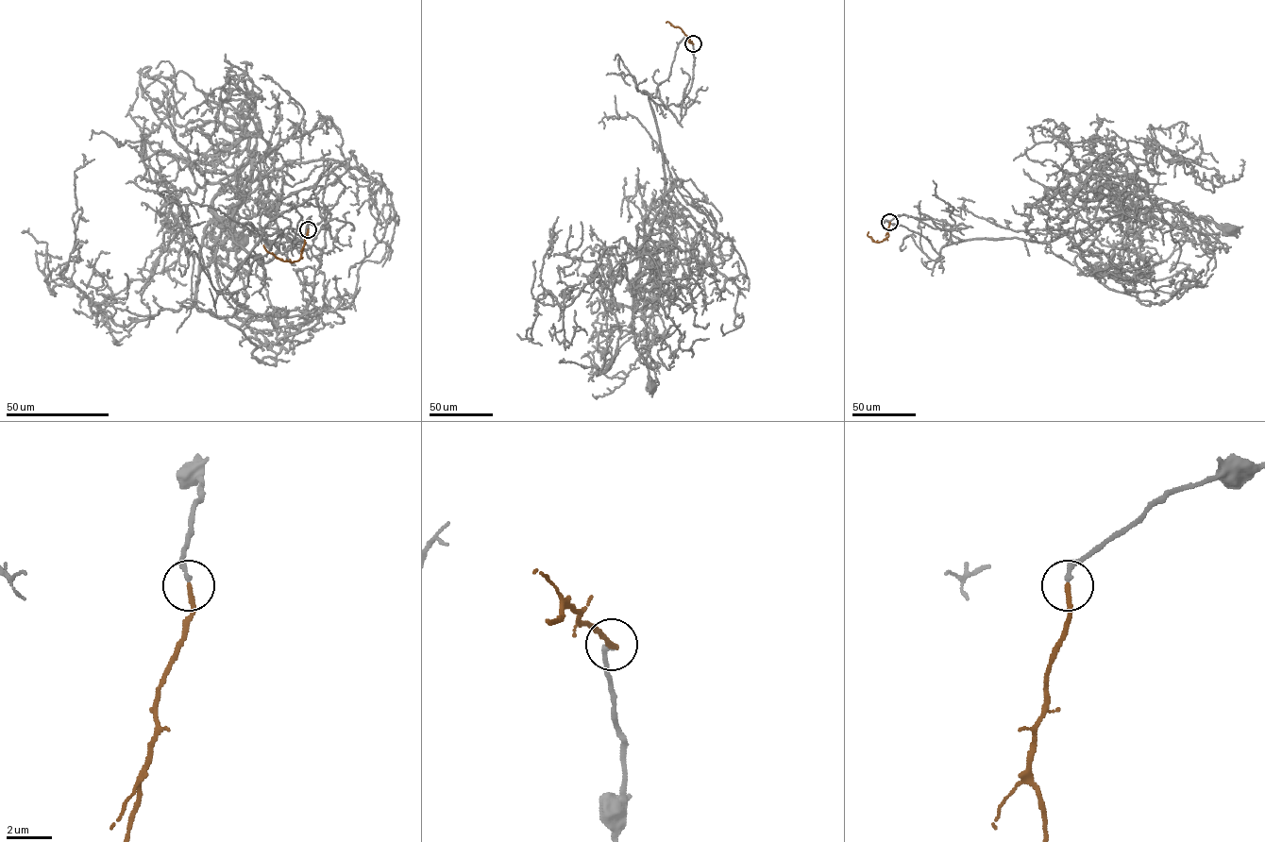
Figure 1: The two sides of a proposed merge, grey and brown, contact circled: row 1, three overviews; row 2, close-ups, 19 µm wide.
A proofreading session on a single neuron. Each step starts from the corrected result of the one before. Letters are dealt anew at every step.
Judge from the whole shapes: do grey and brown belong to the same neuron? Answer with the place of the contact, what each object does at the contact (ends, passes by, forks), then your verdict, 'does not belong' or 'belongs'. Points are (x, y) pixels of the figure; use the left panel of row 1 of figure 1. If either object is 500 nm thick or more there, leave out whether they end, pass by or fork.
(308, 229) | grey ends | brown ends | belongs

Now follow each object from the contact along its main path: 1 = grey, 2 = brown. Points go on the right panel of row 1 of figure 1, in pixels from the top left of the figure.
1: (889, 222), (906, 215), (942, 230), (969, 227), (953, 225), (944, 246), (1049, 243), (1148, 208), (1231, 229)
2: (889, 222), (888, 236), (882, 241), (873, 242), (868, 236), (868, 231)

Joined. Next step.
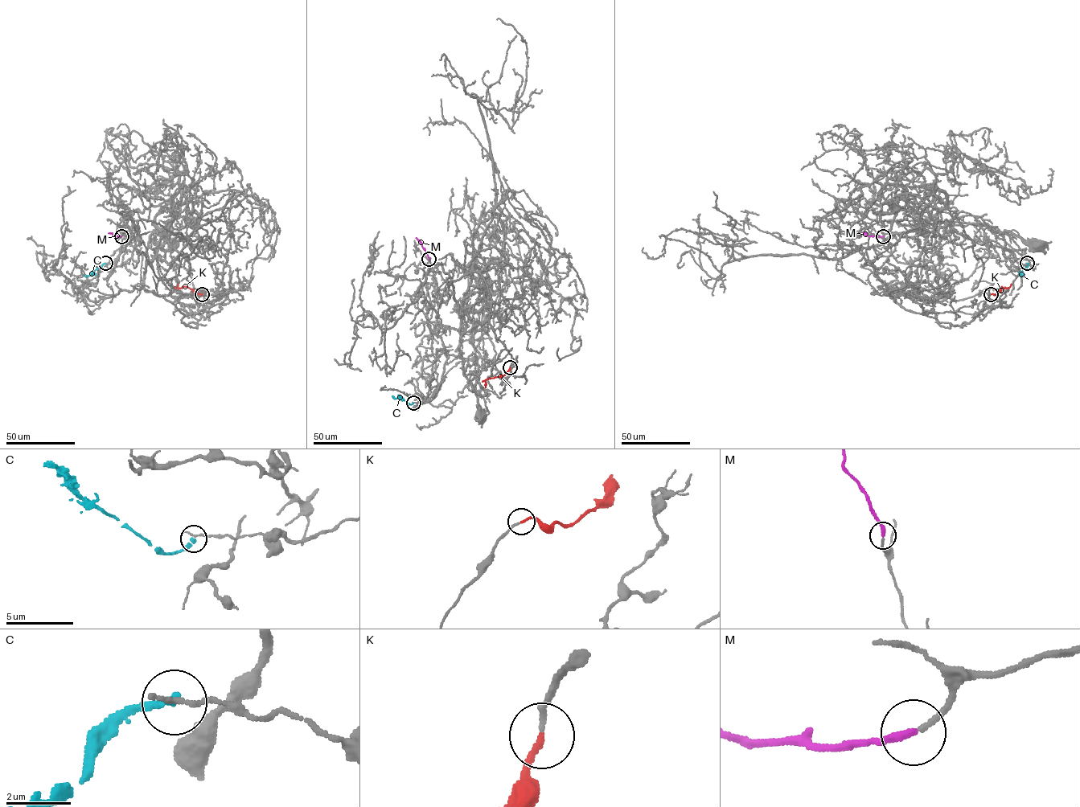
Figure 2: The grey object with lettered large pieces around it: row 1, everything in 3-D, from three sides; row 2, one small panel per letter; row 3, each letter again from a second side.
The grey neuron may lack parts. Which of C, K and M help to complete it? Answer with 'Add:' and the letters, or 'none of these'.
Add: K, M

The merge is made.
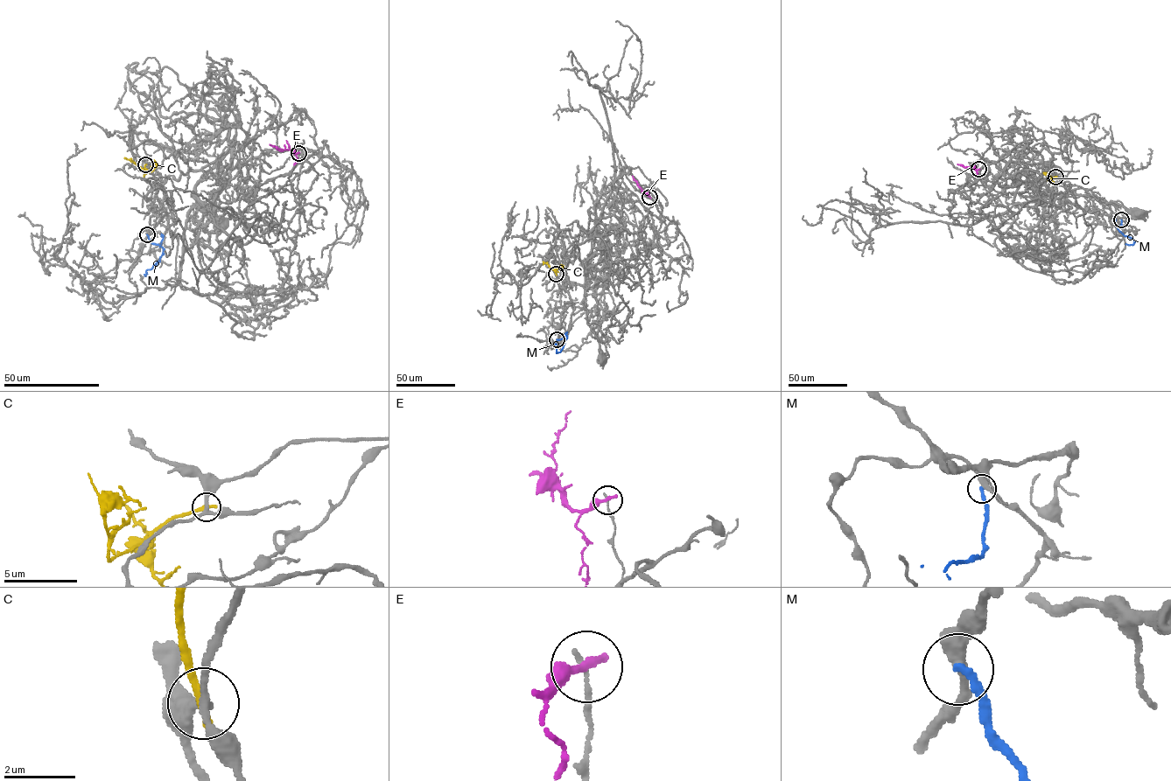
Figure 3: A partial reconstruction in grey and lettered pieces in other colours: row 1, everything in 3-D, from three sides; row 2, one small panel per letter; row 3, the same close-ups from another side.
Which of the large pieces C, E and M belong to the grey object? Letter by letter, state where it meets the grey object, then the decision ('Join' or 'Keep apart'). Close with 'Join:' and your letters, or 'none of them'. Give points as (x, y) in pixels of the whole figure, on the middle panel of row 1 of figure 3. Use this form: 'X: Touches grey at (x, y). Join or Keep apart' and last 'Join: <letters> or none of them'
C: Touches grey at (556, 274). Keep apart
E: Touches grey at (649, 197). Keep apart
M: Touches grey at (557, 339). Keep apart
Join: none of them

